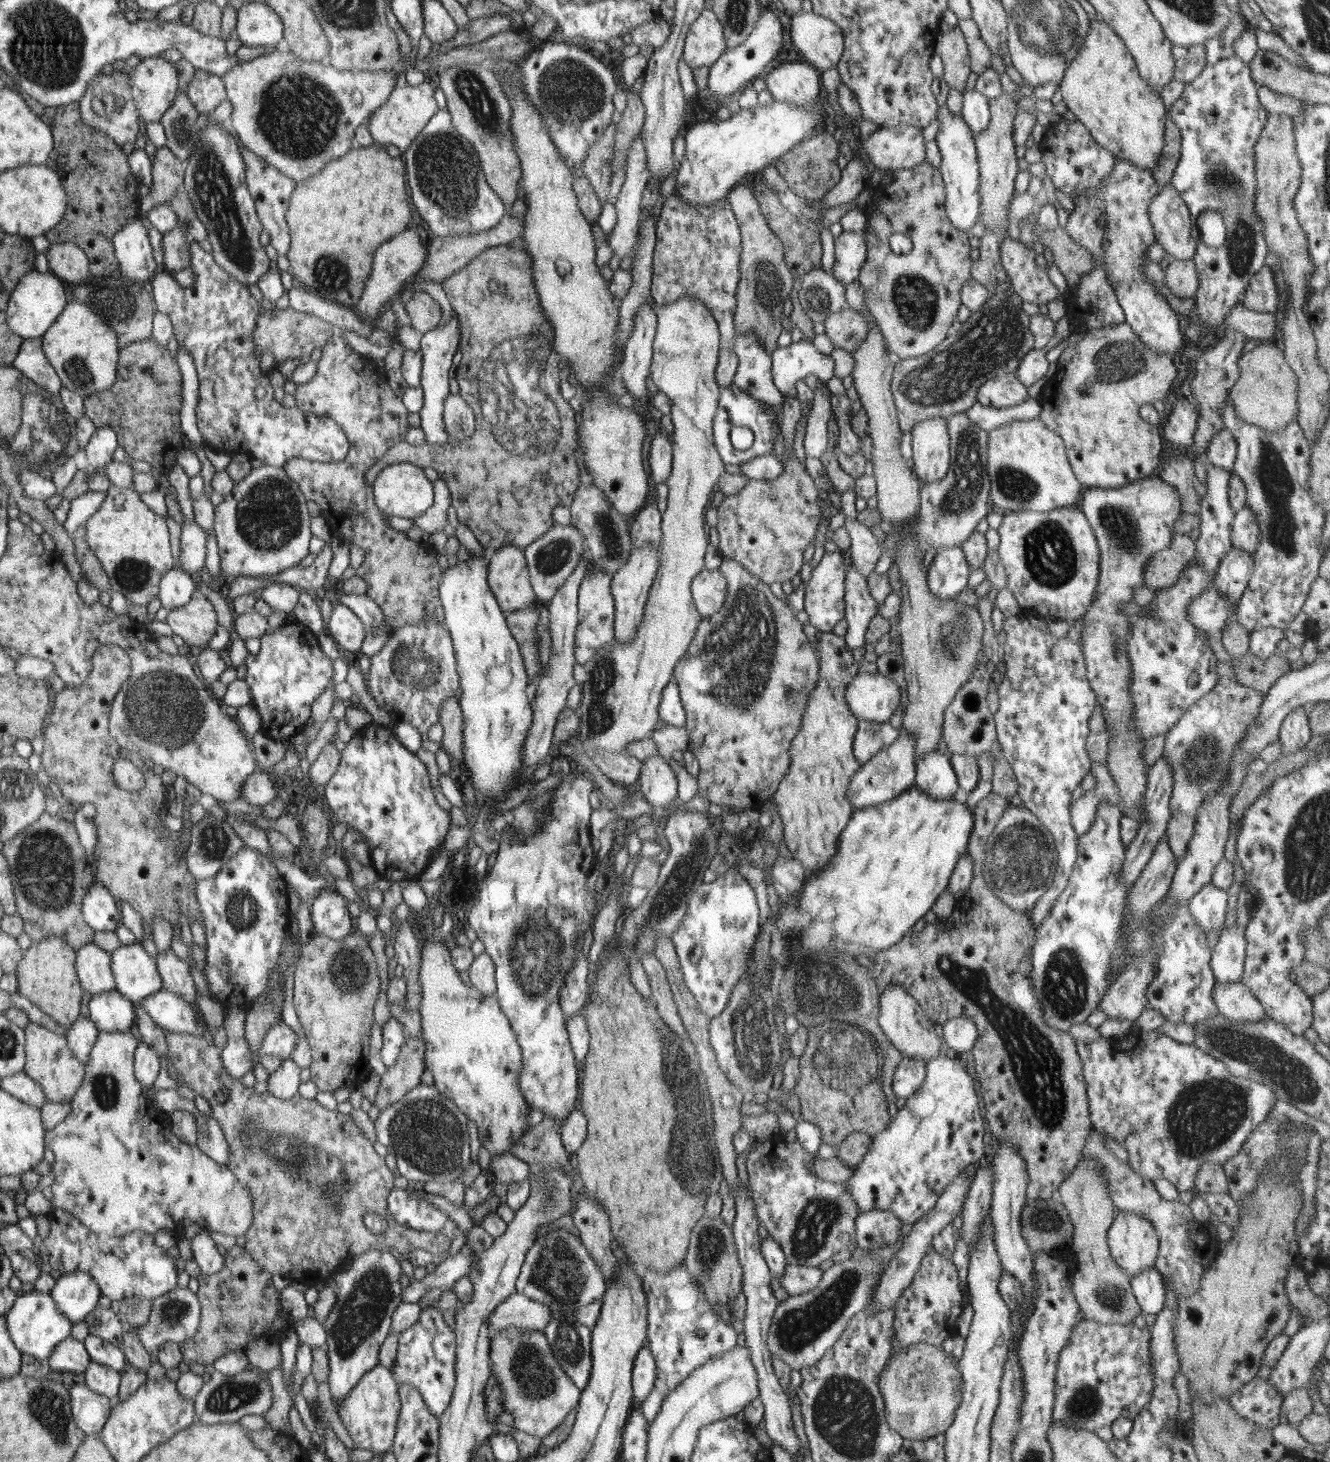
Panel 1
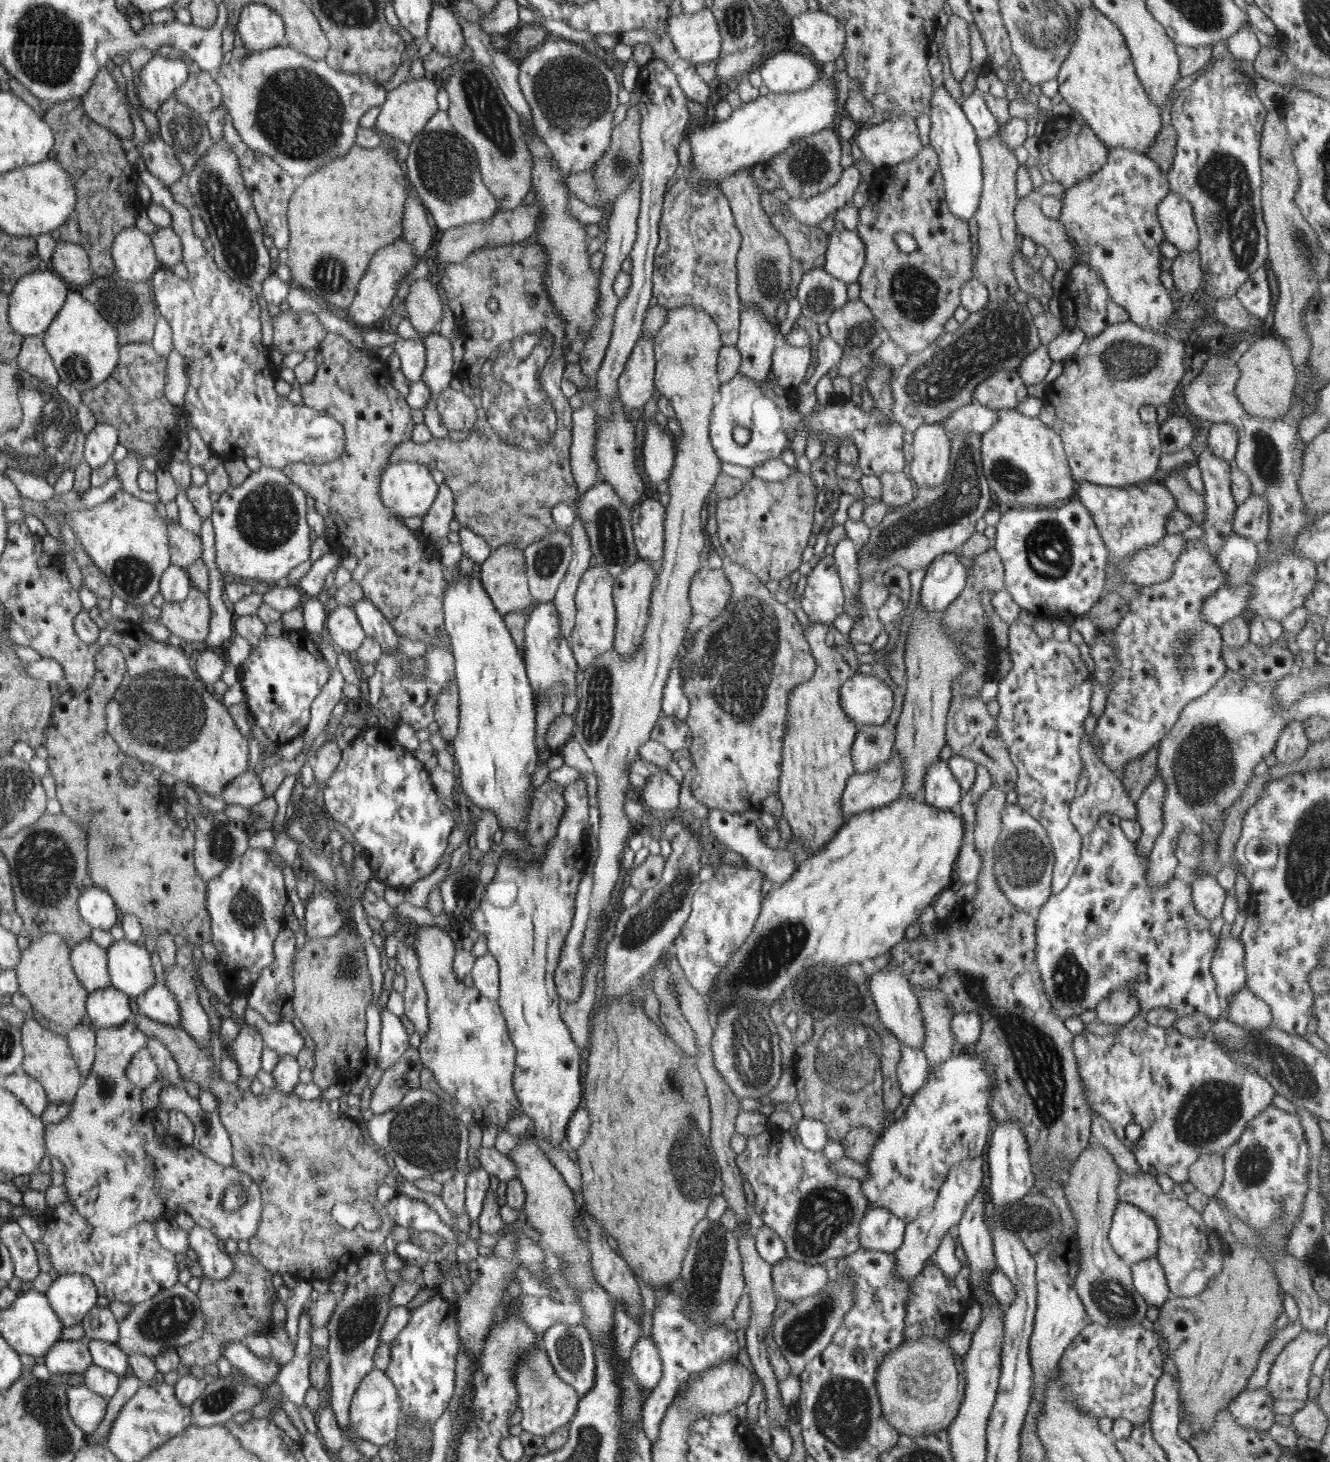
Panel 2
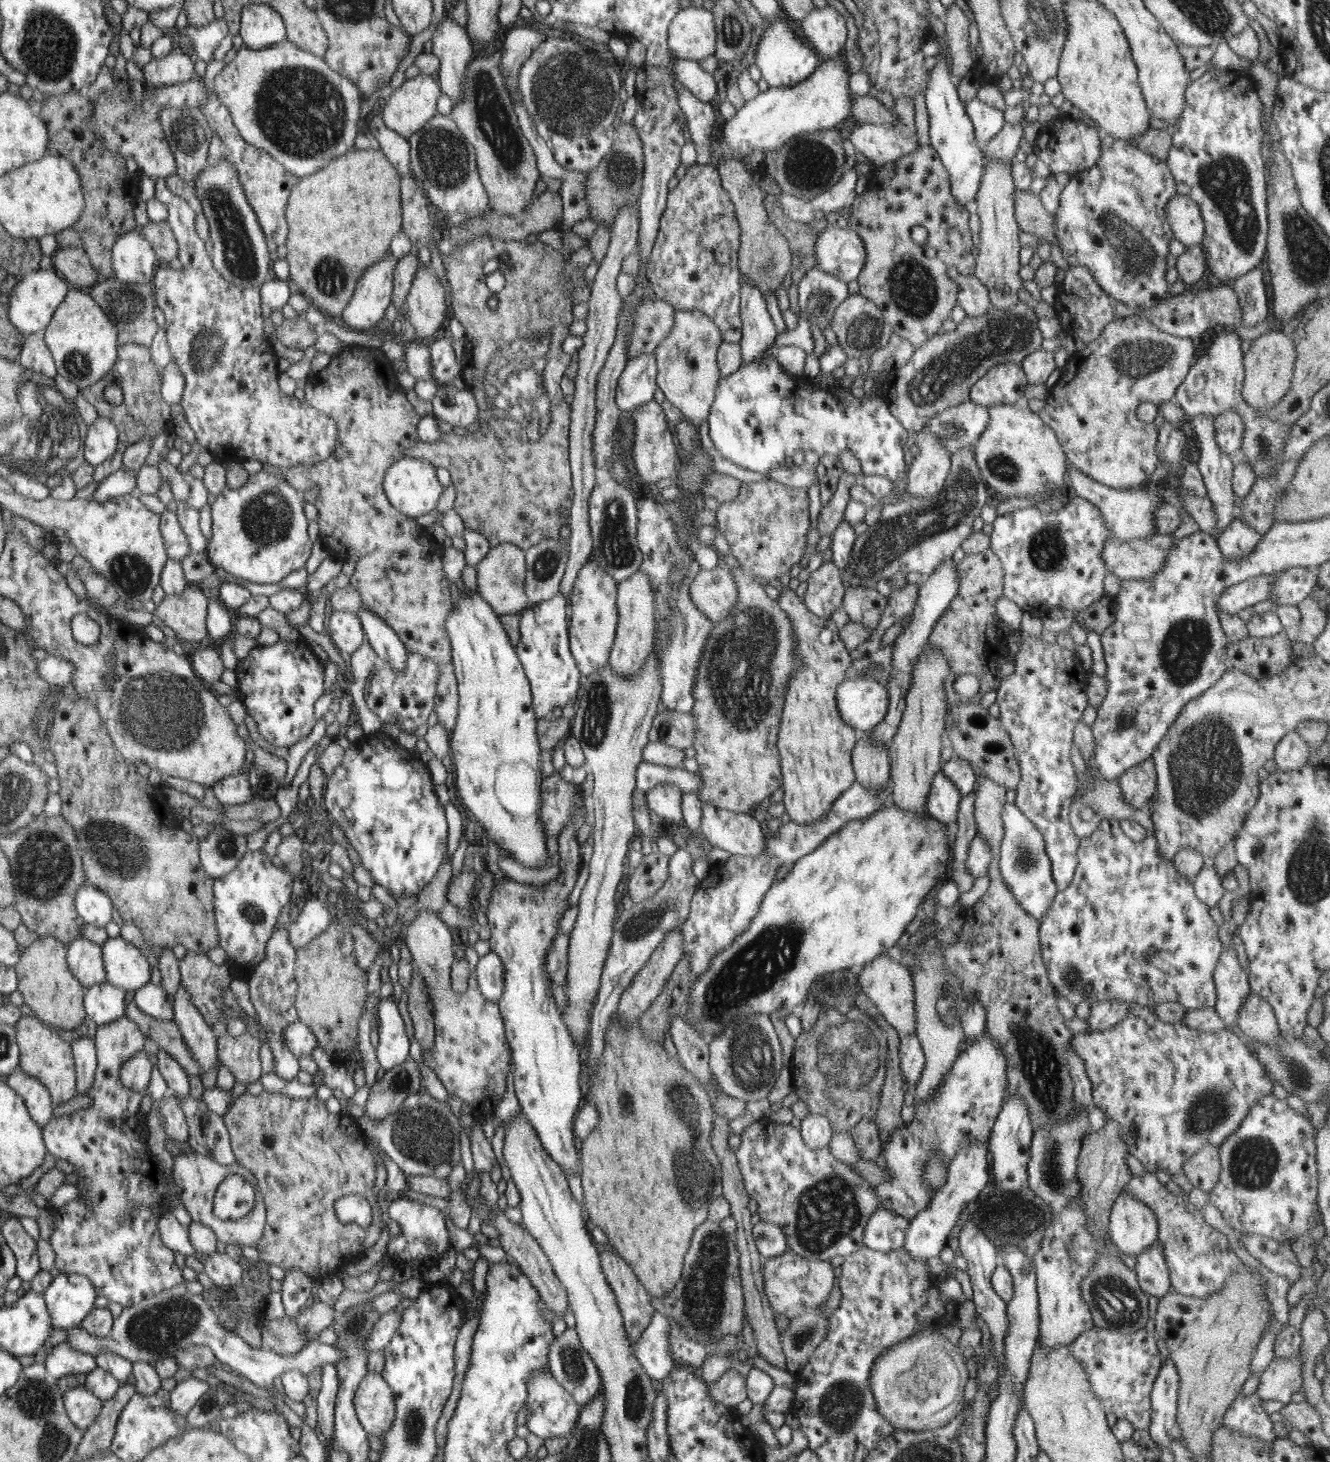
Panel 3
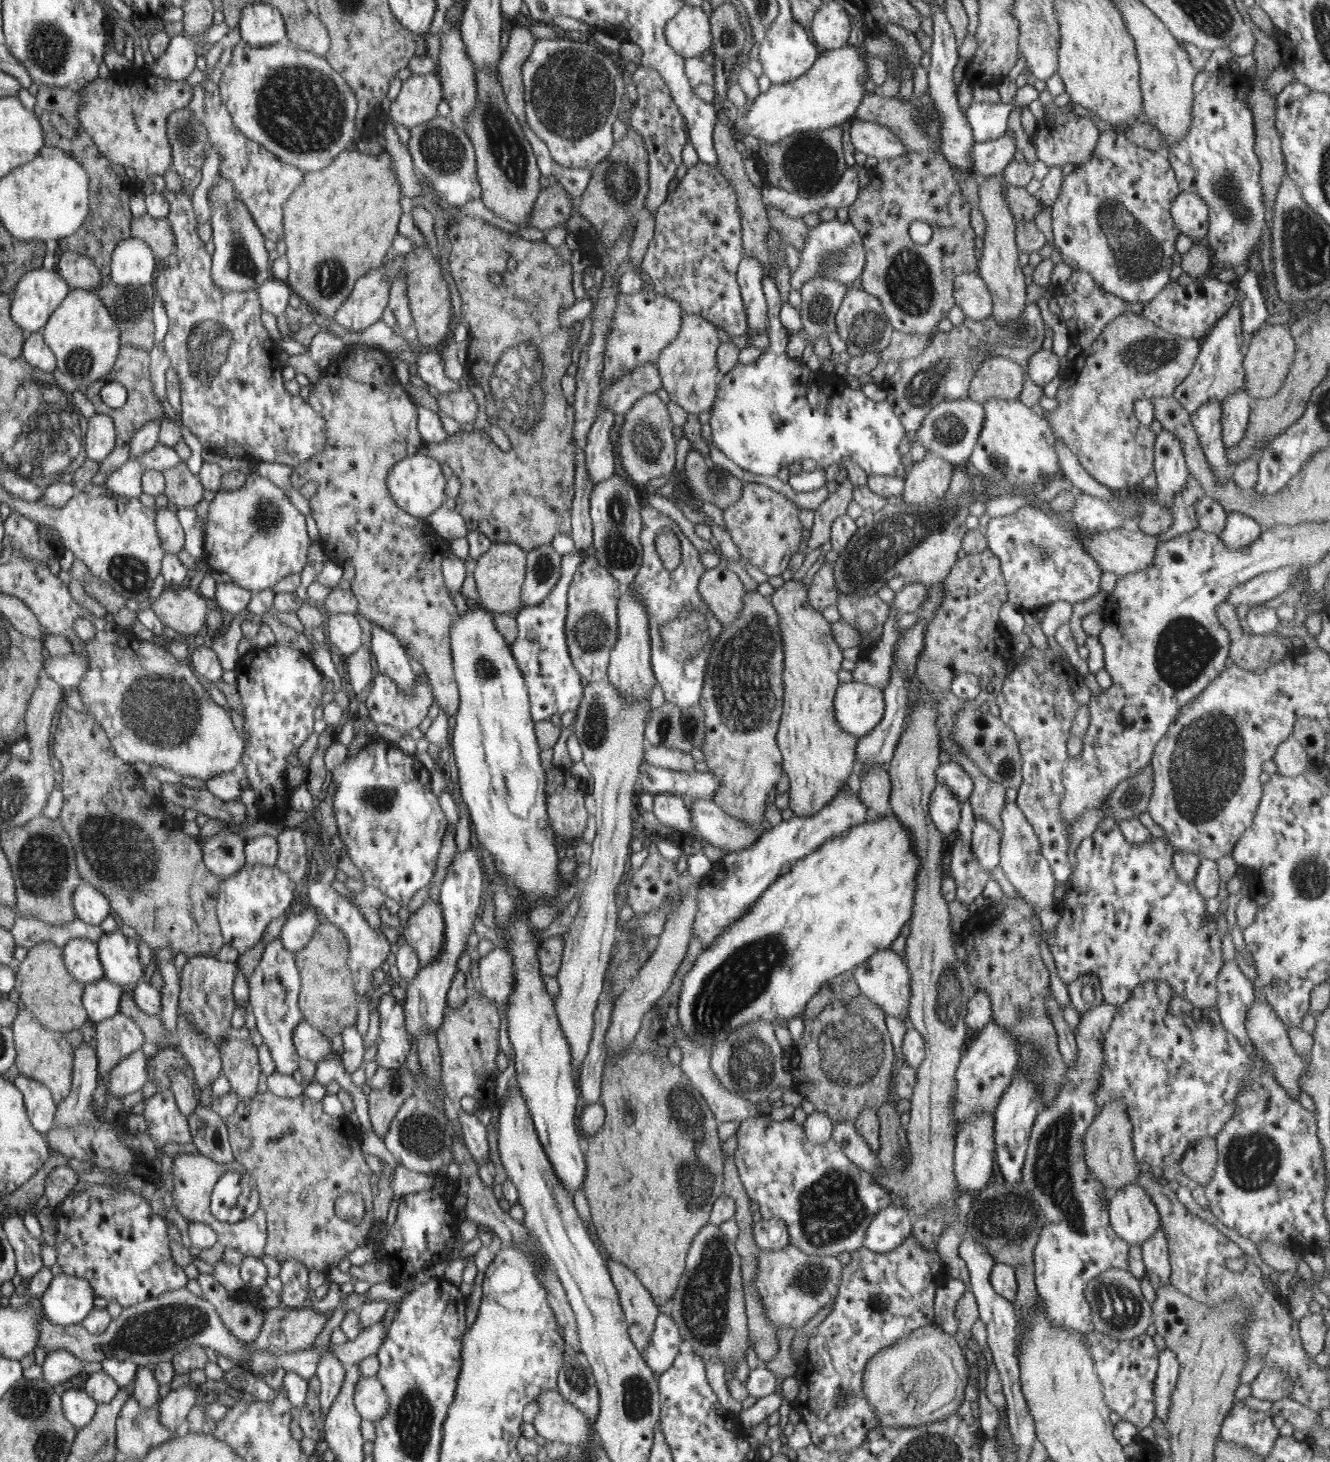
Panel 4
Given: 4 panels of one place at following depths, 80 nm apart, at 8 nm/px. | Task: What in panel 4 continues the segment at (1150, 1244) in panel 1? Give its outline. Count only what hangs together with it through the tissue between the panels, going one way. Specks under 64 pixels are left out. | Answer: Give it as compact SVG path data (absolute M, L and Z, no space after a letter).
M1140 1183L1126 1184L1118 1189L1107 1209L1112 1228L1129 1246L1141 1245L1161 1226L1158 1209Z

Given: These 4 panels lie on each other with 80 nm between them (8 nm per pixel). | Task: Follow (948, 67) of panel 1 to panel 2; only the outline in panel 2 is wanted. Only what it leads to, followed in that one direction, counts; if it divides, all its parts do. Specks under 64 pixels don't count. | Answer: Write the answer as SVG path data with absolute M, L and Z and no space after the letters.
M950 16L948 25L943 28L944 33L944 46L948 52L950 59L950 68L954 78L957 82L961 81L961 78L971 68L971 46L970 46L970 32L968 32L968 23L958 16Z

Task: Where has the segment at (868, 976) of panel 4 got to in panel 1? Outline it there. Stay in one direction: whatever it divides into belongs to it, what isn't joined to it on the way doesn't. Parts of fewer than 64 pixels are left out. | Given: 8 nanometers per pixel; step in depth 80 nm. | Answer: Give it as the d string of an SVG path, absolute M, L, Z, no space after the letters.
M890 984L879 995L879 1025L892 1044L900 1050L902 1056L928 1062L942 1056L940 1033L935 1023L928 1018L920 1003L900 984Z

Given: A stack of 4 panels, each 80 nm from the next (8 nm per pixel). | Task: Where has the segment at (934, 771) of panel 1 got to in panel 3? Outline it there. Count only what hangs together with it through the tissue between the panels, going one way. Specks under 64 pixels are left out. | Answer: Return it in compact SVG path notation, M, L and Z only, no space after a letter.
M939 770L932 781L927 800L927 812L943 824L956 825L961 798L957 786Z

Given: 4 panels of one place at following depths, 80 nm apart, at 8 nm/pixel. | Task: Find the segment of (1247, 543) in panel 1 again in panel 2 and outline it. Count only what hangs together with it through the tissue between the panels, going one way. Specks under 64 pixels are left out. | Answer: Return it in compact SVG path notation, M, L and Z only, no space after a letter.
M1251 495L1237 506L1233 530L1261 545L1269 535L1269 519L1268 502L1262 496Z

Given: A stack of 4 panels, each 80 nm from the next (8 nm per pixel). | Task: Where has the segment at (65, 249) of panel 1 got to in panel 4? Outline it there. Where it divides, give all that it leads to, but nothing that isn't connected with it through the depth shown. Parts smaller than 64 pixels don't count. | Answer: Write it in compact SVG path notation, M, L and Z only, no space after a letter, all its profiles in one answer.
M59 252L56 256L55 270L74 289L94 290L94 286L100 284L98 266L92 259L84 258L82 253Z

